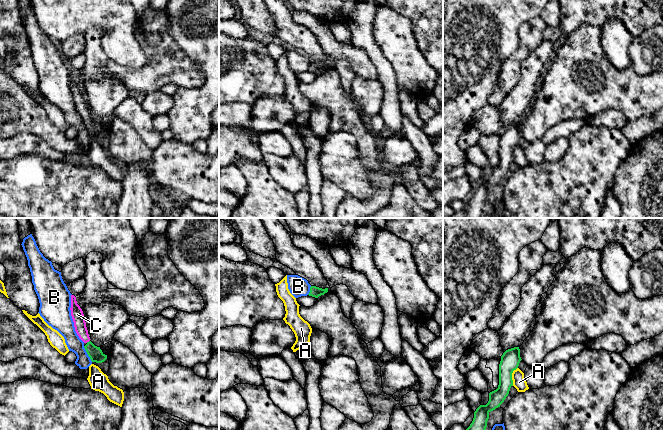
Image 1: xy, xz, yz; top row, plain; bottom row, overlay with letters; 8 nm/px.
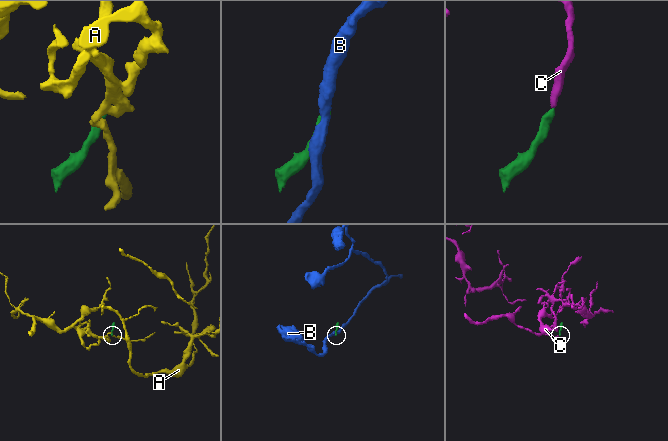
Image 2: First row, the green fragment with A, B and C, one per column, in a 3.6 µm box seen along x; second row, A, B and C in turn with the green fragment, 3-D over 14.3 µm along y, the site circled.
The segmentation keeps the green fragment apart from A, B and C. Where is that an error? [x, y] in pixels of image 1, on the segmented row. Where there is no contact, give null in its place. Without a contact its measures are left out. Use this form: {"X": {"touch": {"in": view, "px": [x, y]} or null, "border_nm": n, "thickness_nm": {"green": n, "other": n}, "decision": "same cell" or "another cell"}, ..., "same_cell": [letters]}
{"A": {"touch": {"in": "yz", "px": [511, 376]}, "border_nm": 160, "thickness_nm": {"green": 150, "other": 100}, "decision": "another cell"}, "B": {"touch": {"in": "xy", "px": [87, 353]}, "border_nm": 150, "thickness_nm": {"green": 110, "other": 120}, "decision": "another cell"}, "C": {"touch": {"in": "xy", "px": [87, 342]}, "border_nm": 40, "thickness_nm": {"green": 110, "other": 100}, "decision": "same cell"}, "same_cell": ["C"]}

